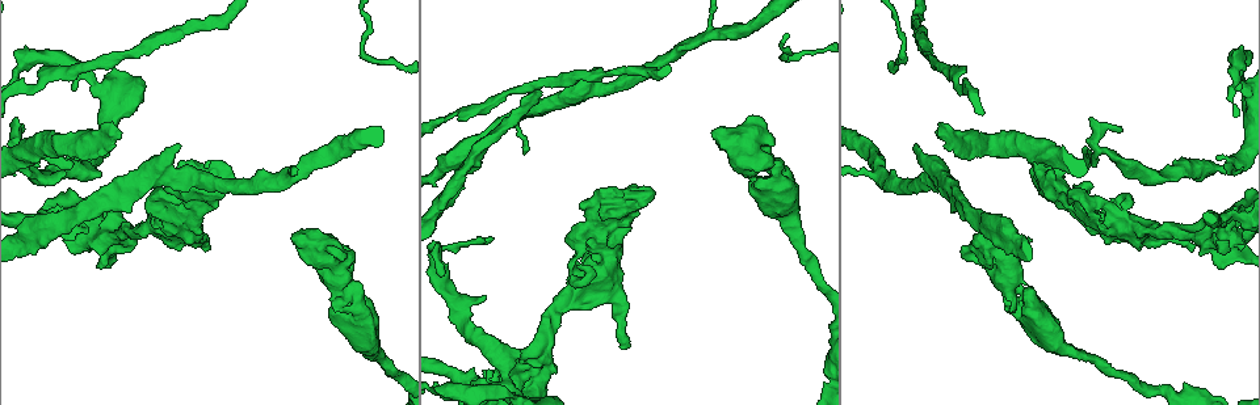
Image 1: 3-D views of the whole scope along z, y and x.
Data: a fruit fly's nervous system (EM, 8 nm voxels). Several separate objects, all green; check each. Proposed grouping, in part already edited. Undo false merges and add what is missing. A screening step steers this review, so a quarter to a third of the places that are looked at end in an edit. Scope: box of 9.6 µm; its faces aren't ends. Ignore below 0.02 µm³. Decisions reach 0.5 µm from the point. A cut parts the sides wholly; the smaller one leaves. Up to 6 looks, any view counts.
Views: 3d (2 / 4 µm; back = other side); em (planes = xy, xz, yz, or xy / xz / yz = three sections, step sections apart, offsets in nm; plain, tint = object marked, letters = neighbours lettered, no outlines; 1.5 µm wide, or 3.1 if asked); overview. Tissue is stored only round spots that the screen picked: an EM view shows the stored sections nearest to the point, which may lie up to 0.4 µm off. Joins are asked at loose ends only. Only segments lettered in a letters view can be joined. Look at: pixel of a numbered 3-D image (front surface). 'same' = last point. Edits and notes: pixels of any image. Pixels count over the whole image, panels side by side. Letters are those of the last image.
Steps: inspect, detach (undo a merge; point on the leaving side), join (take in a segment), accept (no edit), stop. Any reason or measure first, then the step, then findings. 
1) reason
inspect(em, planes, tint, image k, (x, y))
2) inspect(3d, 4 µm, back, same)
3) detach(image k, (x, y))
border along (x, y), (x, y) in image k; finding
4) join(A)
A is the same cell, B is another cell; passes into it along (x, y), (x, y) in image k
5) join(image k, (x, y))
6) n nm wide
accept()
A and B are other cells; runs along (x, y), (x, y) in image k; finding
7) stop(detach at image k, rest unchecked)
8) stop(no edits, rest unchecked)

calibre changes
inspect(em, xz, step 4, tint, image 1, (441, 173))

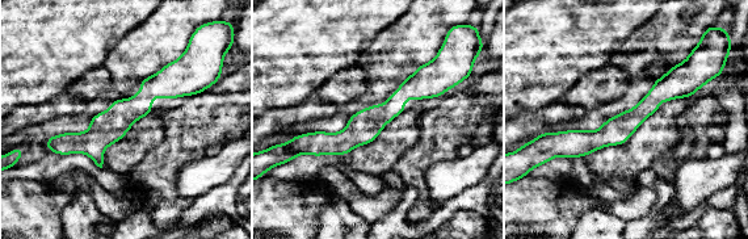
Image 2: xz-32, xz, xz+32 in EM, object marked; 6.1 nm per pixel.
what lies round it
inspect(em, xz, step 4, letters, same)

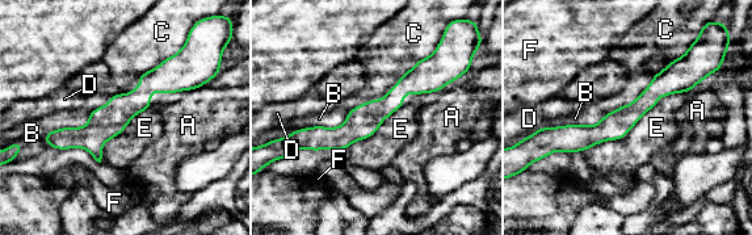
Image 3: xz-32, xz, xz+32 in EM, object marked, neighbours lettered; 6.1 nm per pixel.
accept()
A, B, C, D, E and F are other cells; border along (660, 101), (624, 137), (584, 152) in image 3; all the same neuron

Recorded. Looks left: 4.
free end
inspect(3d, 4 µm, image 1, (1058, 207))

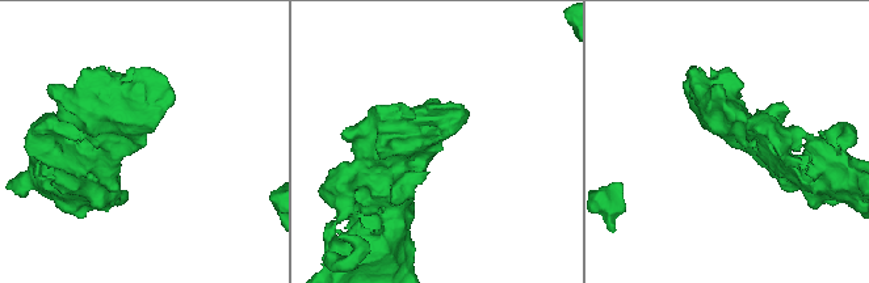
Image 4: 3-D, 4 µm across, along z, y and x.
shape alone is not enough
inspect(em, xz, step 8, letters, image 4, (436, 146))

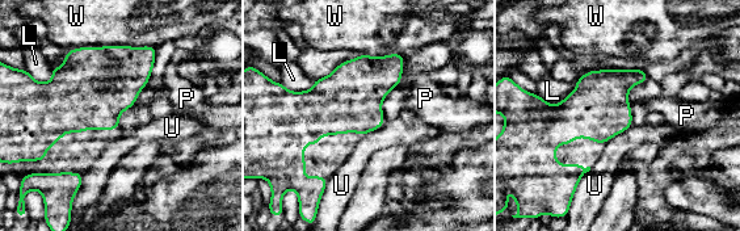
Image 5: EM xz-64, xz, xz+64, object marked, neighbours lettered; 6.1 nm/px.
W touches over 550 nm
accept()
L, P, U and W are other cells; none of them fits

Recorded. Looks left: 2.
an open end
inspect(em, xz, step 8, tint, image 1, (63, 174))

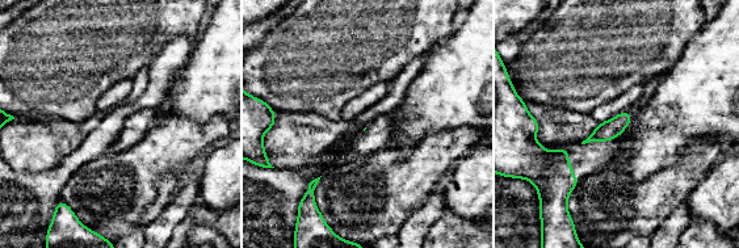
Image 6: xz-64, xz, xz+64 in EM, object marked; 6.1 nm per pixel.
inspect(em, planes, letters, same)

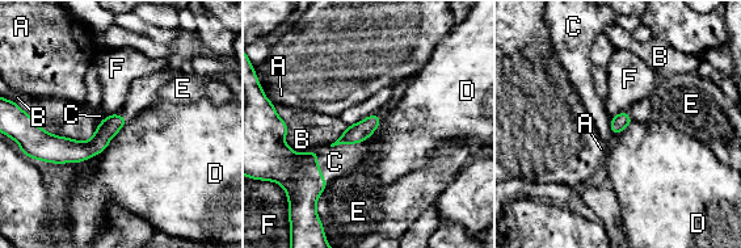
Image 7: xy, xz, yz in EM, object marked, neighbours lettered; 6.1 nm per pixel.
join(C)
C is the same cell, A, B, D, E and F are other cells; passes into it along (357, 133), (354, 143), (335, 162) in image 7; it goes on there

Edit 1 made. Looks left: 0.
stop(join at image 7, rest unchecked)

